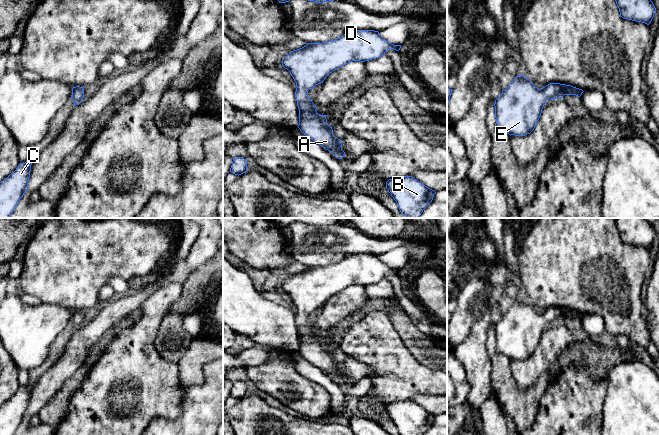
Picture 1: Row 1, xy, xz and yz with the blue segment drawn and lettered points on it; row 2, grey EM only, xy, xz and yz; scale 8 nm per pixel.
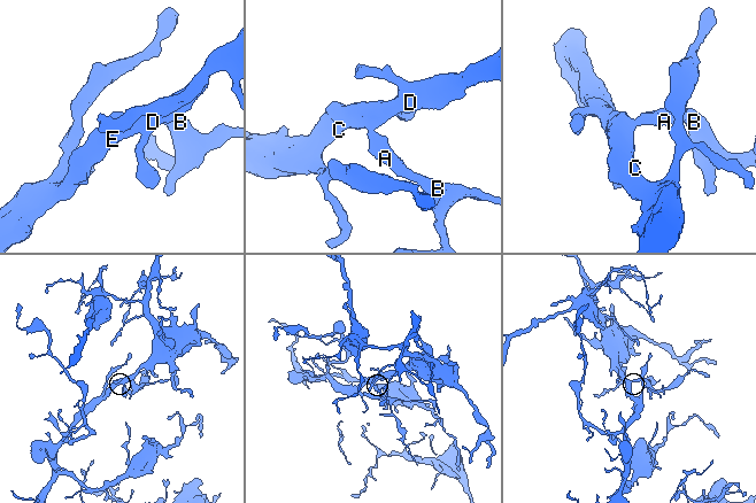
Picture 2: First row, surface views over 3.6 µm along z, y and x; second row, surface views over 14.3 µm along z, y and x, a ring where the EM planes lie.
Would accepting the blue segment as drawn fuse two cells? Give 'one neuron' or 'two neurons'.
one neuron

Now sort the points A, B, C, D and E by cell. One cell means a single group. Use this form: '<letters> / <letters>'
A B C D E

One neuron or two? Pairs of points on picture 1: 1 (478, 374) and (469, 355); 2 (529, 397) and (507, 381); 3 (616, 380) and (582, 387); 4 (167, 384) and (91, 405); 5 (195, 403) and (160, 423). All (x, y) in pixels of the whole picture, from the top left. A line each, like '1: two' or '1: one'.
1: one
2: one
3: two
4: one
5: one

